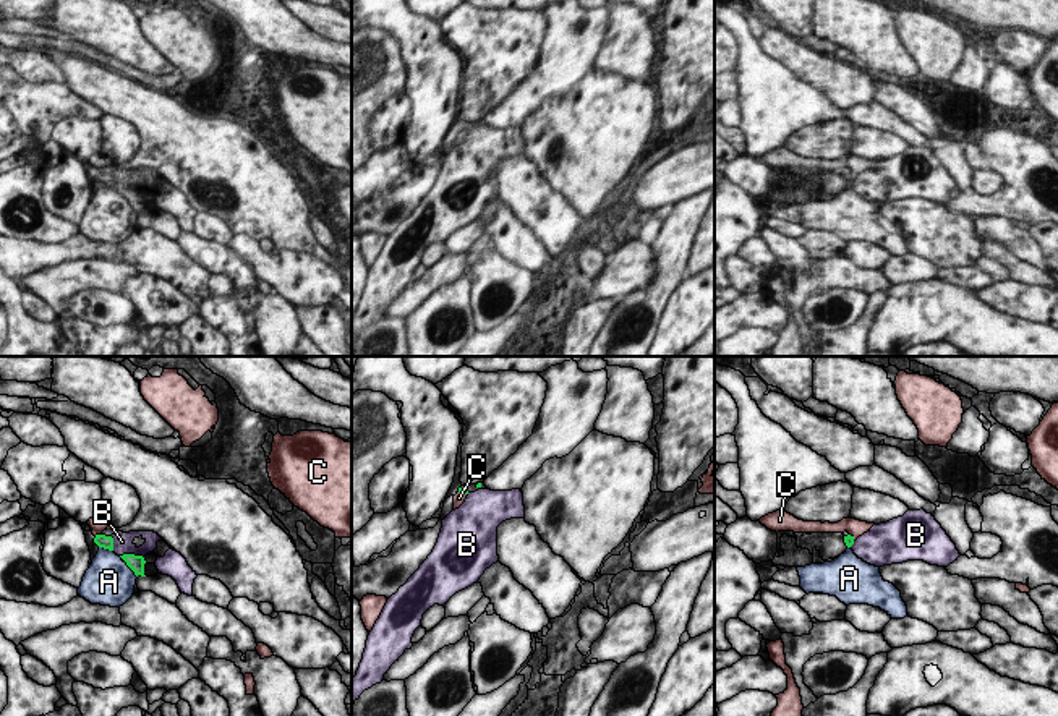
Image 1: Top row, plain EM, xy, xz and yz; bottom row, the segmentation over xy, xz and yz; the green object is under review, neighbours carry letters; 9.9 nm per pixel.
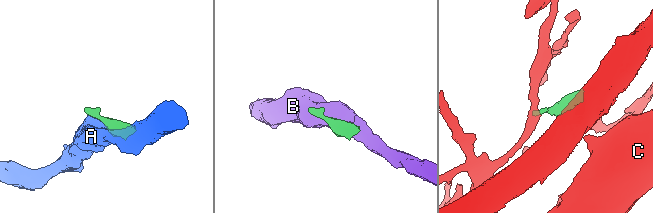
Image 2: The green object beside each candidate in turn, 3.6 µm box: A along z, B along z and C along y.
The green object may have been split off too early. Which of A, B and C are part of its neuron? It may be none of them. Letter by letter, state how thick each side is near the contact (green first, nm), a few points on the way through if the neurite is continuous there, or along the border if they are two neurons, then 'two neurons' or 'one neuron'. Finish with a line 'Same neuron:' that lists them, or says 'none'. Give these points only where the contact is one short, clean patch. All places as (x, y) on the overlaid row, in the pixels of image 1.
A: 160/480 nm | along xy (125, 561), (136, 577) | two neurons
B: 160/190 nm | two neurons
C: 130/160 nm | across xy (104, 541), (98, 535), (98, 525) | one neuron
Same neuron: C

